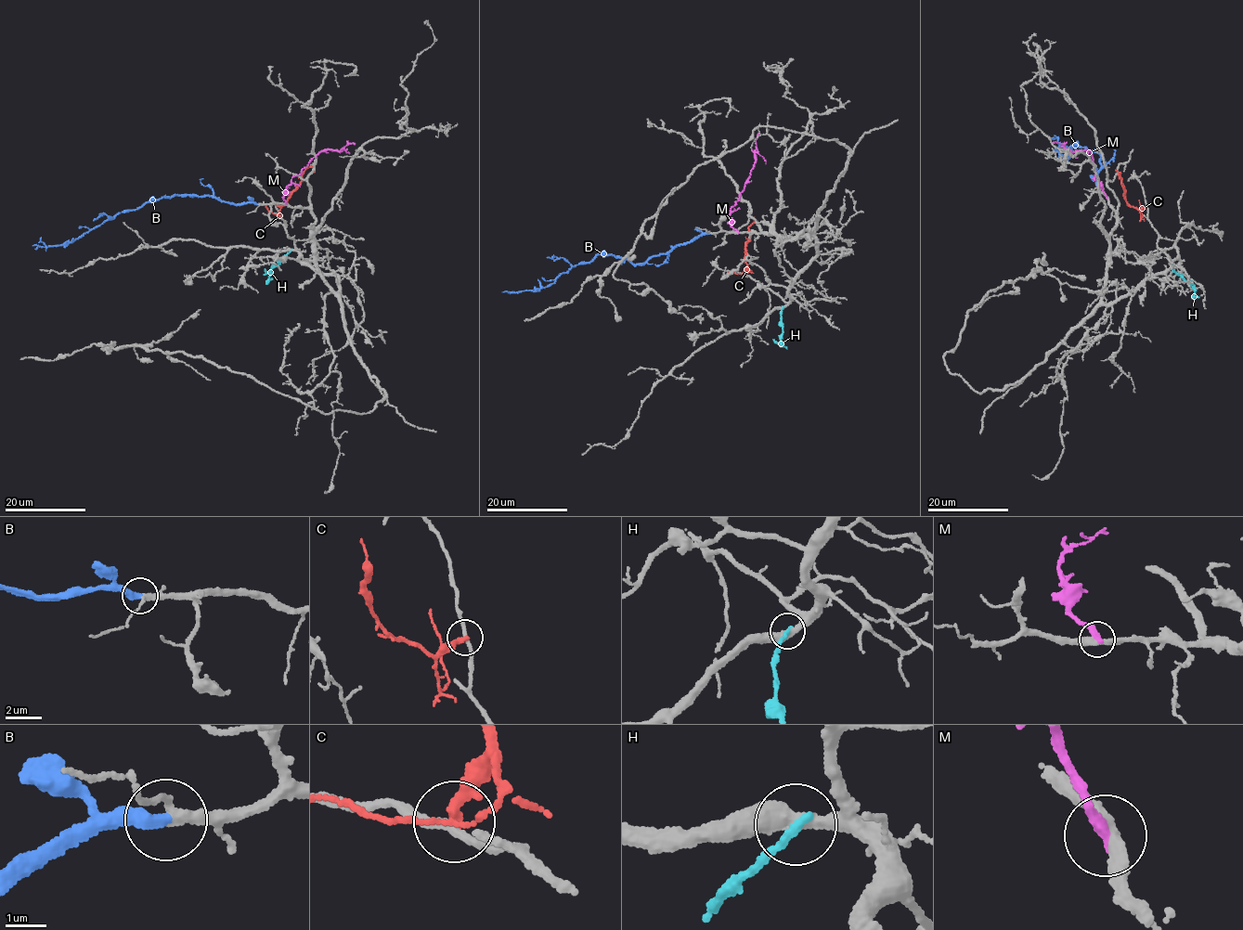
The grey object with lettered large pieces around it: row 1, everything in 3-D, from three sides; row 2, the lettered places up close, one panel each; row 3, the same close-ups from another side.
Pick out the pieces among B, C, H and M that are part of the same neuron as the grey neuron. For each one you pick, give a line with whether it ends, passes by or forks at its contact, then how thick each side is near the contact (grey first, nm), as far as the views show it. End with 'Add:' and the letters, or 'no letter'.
B: it ends there; 240 nm thick on the grey side, 360 nm on the other
Add: B

